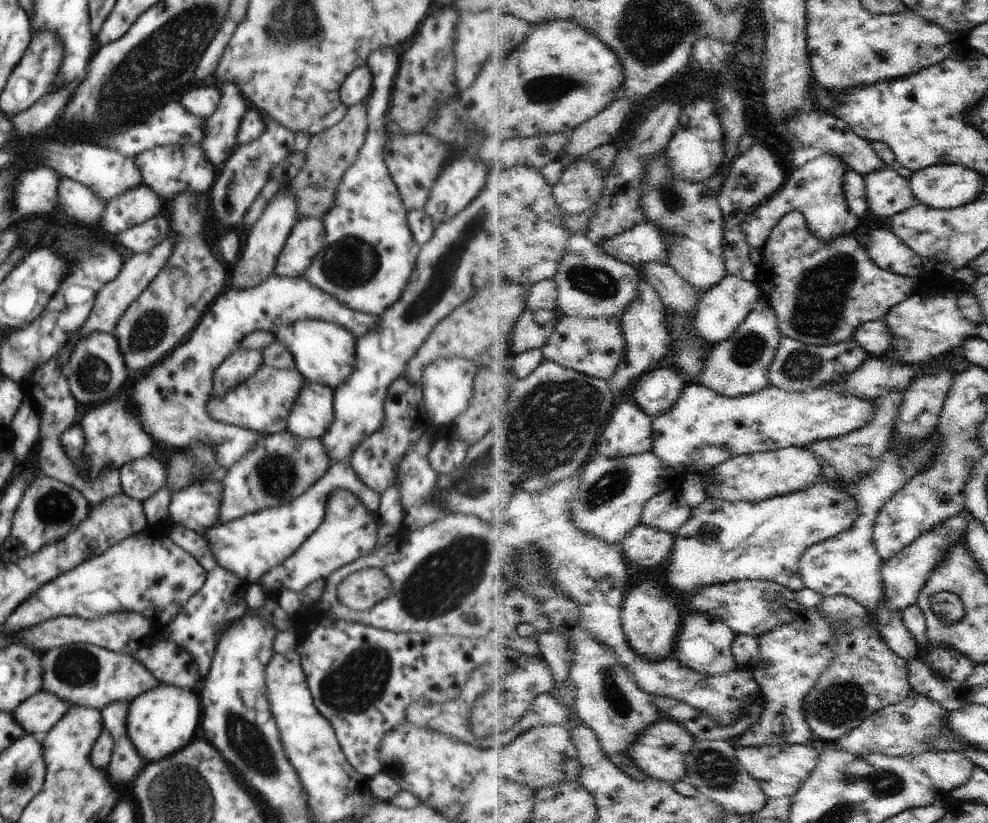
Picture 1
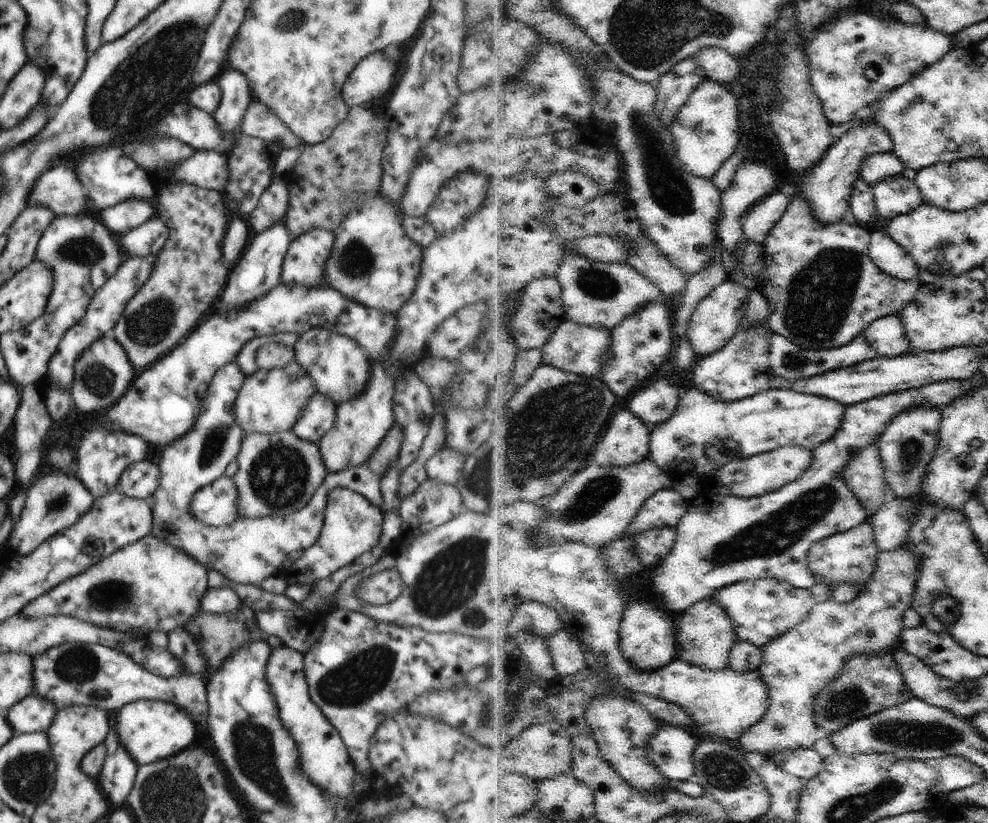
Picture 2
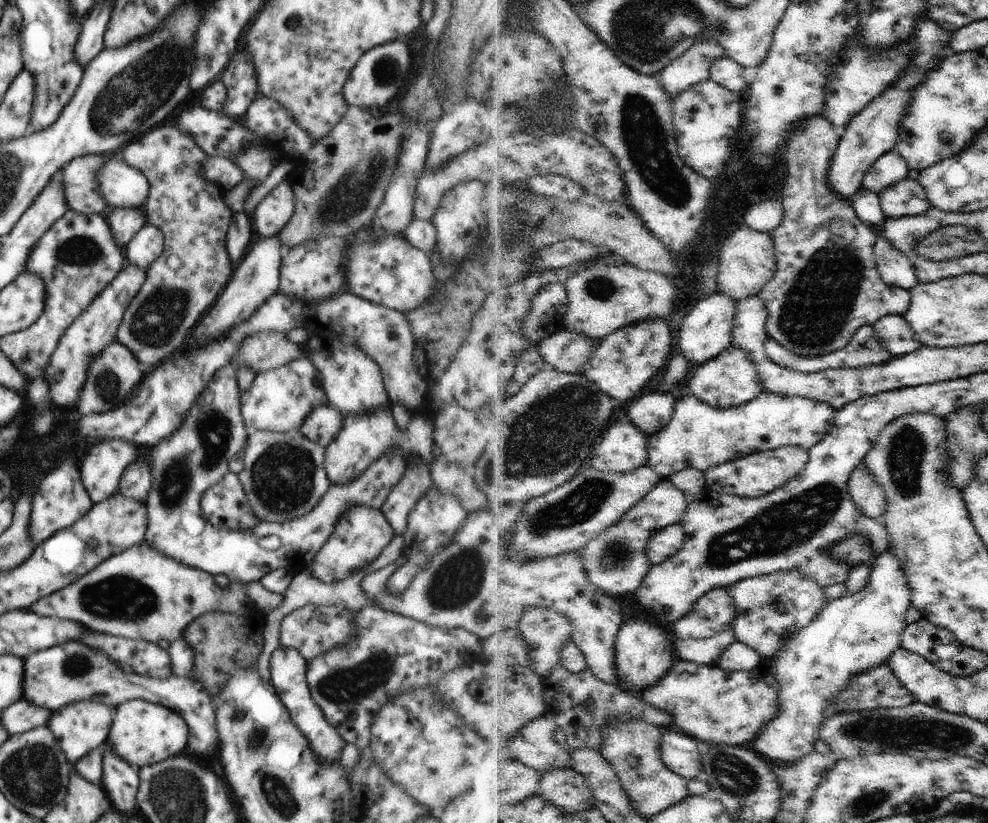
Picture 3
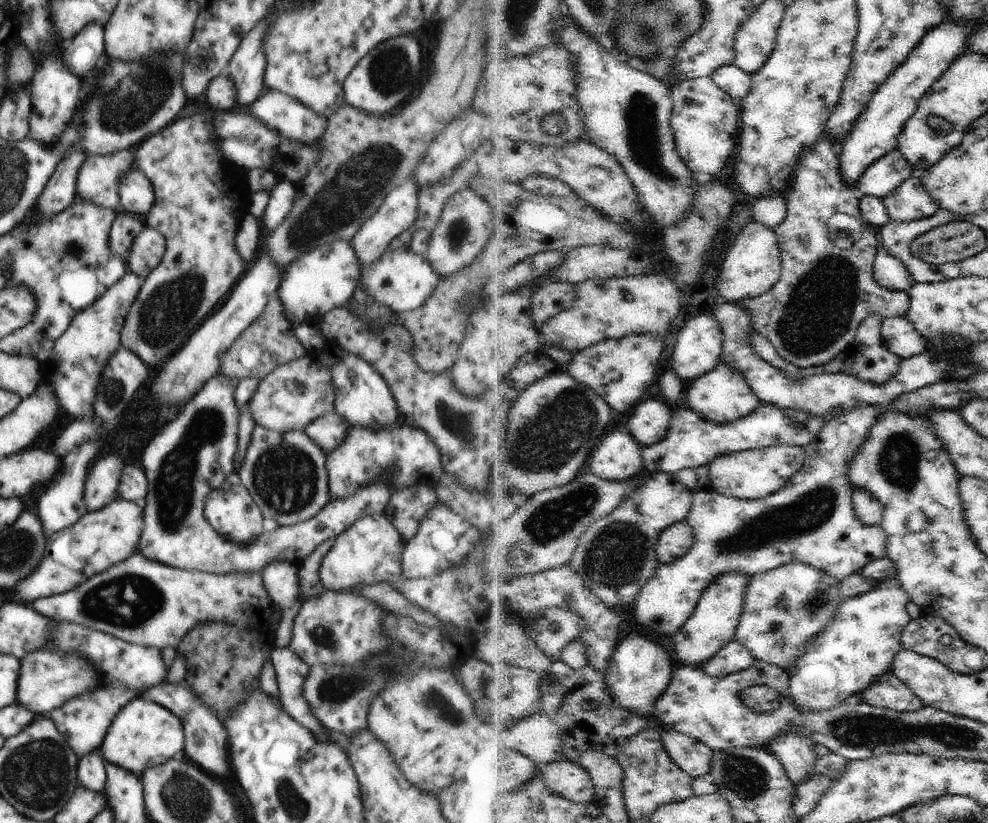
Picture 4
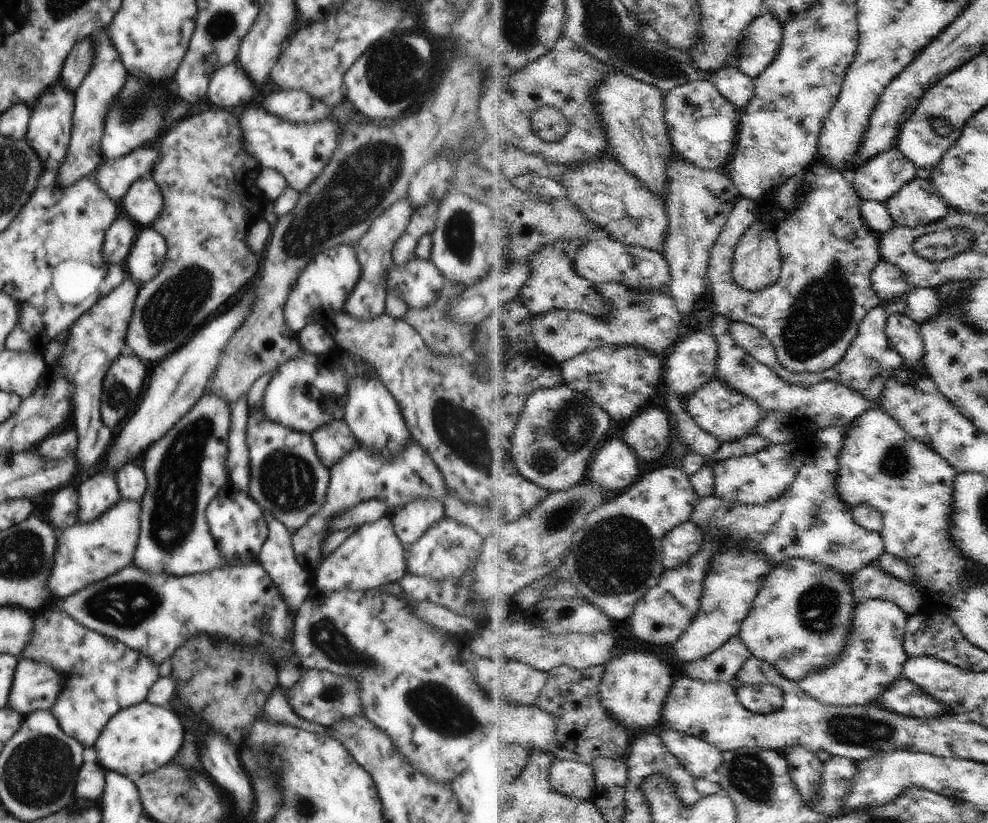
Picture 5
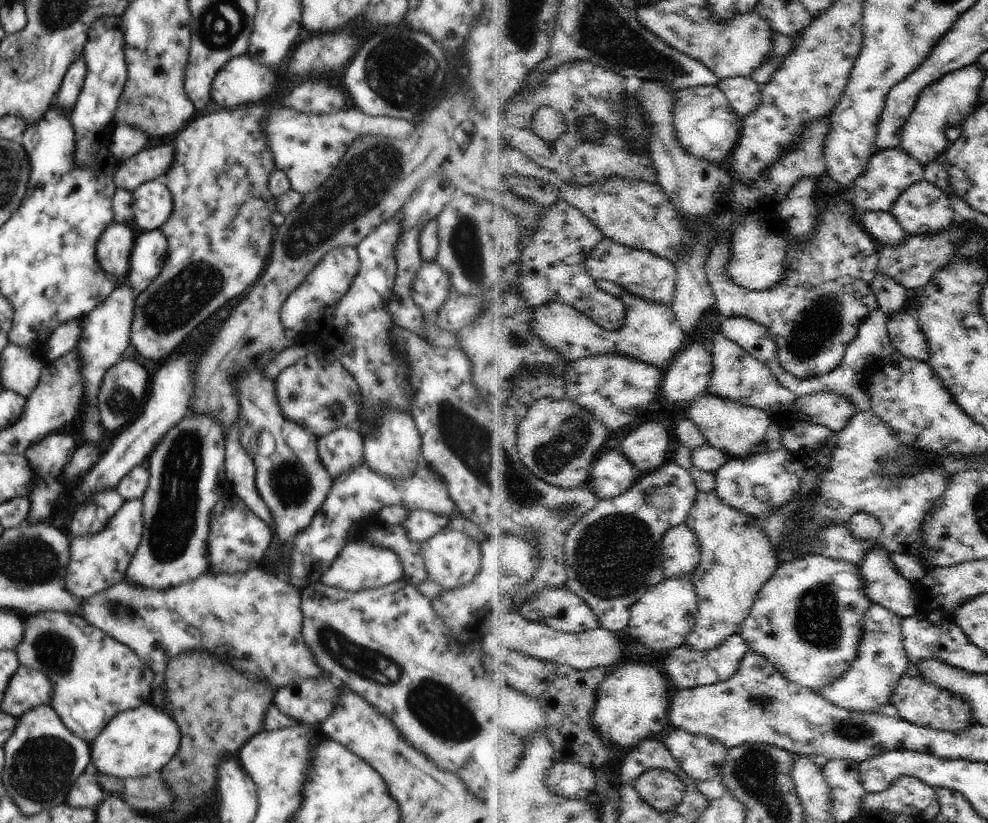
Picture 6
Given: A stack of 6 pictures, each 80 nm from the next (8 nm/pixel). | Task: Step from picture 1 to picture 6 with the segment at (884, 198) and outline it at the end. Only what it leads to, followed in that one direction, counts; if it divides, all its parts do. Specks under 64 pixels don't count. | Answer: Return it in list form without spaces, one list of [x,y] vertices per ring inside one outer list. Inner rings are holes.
[[[924,179],[908,188],[896,200],[891,212],[906,232],[920,234],[921,238],[934,239],[934,236],[956,224],[948,194]]]

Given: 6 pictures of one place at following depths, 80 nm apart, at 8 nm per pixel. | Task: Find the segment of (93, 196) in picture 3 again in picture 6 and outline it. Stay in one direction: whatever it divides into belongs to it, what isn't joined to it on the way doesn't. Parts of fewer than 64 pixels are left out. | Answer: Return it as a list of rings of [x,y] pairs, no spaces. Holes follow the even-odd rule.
[[[152,146],[143,148],[134,156],[117,164],[120,170],[113,168],[114,182],[118,186],[133,191],[141,184],[154,179],[164,179],[174,164],[174,148],[172,146]]]

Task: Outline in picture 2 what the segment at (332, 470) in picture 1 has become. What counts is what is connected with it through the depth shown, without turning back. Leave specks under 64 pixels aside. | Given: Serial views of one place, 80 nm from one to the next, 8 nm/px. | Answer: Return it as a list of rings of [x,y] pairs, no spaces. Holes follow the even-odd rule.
[[[226,364],[222,366],[216,376],[212,378],[206,398],[202,402],[202,414],[196,418],[196,428],[182,436],[180,440],[168,444],[162,452],[162,458],[158,462],[160,470],[160,484],[150,498],[153,517],[152,536],[158,540],[164,540],[172,546],[182,550],[184,554],[192,556],[206,568],[216,570],[228,580],[238,584],[261,583],[280,570],[294,569],[298,556],[304,554],[306,548],[311,548],[320,538],[320,530],[324,527],[324,510],[327,508],[328,494],[334,488],[348,488],[361,496],[372,506],[381,508],[385,500],[380,494],[380,480],[386,474],[386,470],[396,462],[400,454],[400,446],[404,440],[404,434],[400,426],[394,426],[388,432],[376,451],[371,455],[372,462],[362,464],[360,468],[348,468],[340,474],[327,473],[320,488],[316,488],[312,500],[302,506],[296,512],[286,516],[264,516],[264,518],[248,518],[240,520],[228,526],[212,527],[202,524],[192,516],[190,502],[192,494],[212,484],[214,480],[224,476],[226,467],[235,461],[242,445],[244,433],[240,426],[236,426],[234,416],[234,400],[238,396],[238,390],[242,388],[244,376],[238,370],[238,364]]]

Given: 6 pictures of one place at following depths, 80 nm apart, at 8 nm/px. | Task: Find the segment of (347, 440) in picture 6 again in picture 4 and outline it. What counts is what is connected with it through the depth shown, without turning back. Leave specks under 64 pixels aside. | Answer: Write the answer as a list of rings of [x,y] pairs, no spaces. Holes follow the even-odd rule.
[[[326,412],[324,416],[320,416],[320,420],[310,422],[310,426],[306,426],[304,430],[307,436],[316,442],[316,446],[320,446],[326,454],[332,452],[334,448],[340,446],[340,442],[346,438],[348,424],[335,412]]]

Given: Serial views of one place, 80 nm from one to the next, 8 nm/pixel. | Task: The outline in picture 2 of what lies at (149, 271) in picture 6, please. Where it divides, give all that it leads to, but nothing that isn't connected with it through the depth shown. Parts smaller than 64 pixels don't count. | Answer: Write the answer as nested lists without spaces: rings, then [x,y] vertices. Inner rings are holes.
[[[148,220],[140,228],[134,228],[124,236],[118,236],[118,244],[125,256],[140,257],[158,255],[168,240],[168,228],[162,220]]]

